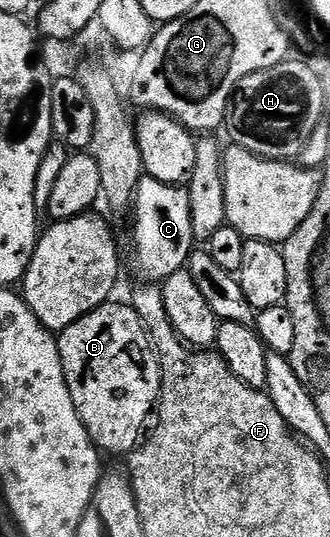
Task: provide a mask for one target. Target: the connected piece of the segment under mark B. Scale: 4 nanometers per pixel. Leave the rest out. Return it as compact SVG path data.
M114 302L101 303L68 325L57 341L68 393L72 393L72 405L76 405L90 440L99 452L126 457L139 446L138 434L162 393L162 366L133 306Z

